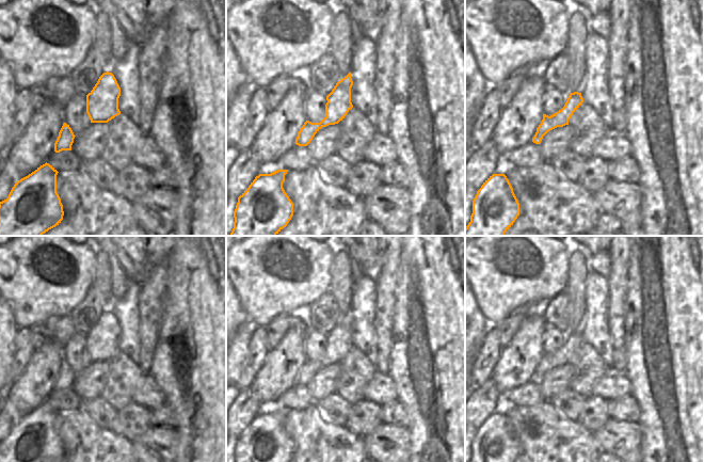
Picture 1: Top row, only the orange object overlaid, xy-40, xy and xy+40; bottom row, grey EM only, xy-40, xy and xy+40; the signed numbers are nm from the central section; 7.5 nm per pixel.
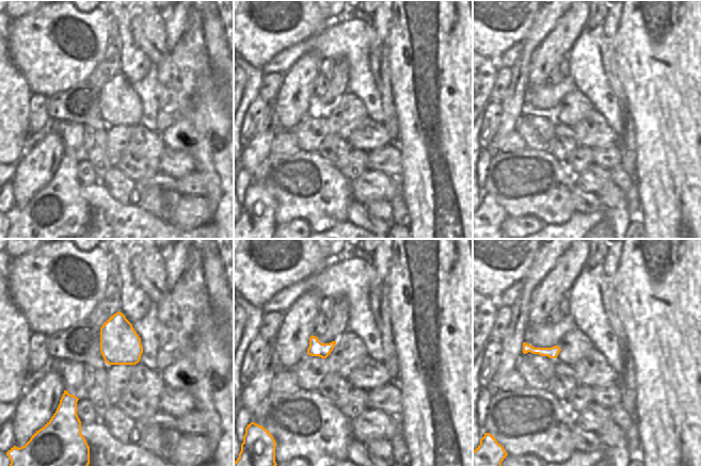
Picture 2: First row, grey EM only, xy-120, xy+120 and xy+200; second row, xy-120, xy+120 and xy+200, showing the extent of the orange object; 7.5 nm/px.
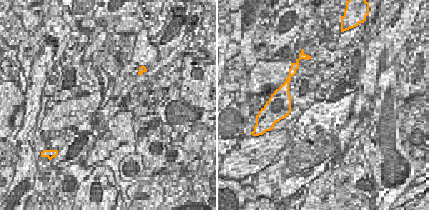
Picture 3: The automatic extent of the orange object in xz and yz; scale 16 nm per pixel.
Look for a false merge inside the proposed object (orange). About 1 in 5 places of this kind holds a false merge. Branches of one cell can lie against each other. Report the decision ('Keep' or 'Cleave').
Keep.

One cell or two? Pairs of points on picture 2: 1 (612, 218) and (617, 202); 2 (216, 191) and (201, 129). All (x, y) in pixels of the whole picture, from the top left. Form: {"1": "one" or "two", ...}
{"1": "two", "2": "one"}

